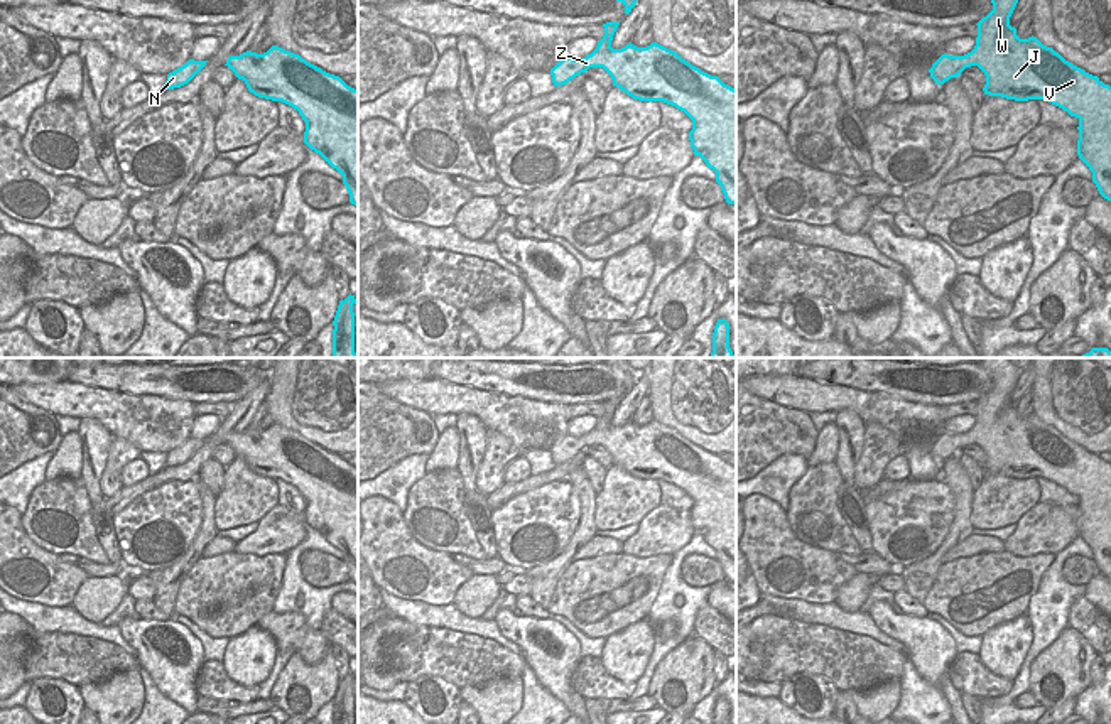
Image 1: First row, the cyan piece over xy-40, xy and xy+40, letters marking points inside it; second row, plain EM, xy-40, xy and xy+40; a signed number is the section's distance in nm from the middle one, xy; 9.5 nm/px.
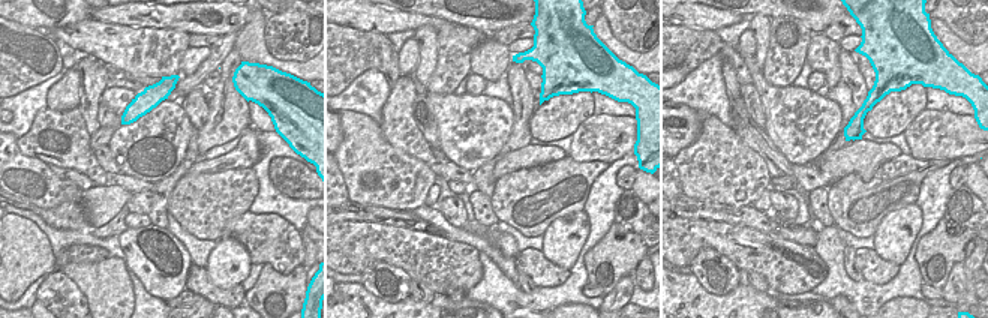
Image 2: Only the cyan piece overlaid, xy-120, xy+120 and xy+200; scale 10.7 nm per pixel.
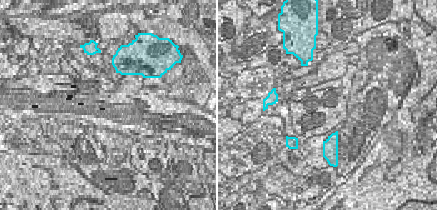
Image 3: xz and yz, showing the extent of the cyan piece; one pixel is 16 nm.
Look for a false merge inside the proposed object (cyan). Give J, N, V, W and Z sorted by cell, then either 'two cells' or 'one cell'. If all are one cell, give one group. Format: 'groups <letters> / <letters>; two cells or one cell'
groups J N V W Z; one cell

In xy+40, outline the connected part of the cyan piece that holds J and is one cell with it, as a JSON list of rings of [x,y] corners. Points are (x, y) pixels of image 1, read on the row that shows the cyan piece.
[[[991,0],[993,10],[978,25],[976,46],[964,56],[942,54],[929,69],[937,84],[957,78],[966,68],[978,66],[984,76],[984,95],[1015,101],[1043,100],[1079,120],[1077,155],[1092,172],[1099,194],[1111,201],[1111,86],[1097,76],[1065,61],[1037,37],[1020,39],[1010,25],[1018,0]]]

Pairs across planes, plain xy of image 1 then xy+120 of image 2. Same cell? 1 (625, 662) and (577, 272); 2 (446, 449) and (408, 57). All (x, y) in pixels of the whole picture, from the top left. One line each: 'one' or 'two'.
1: two
2: one

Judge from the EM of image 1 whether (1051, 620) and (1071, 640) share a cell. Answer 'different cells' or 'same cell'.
different cells

